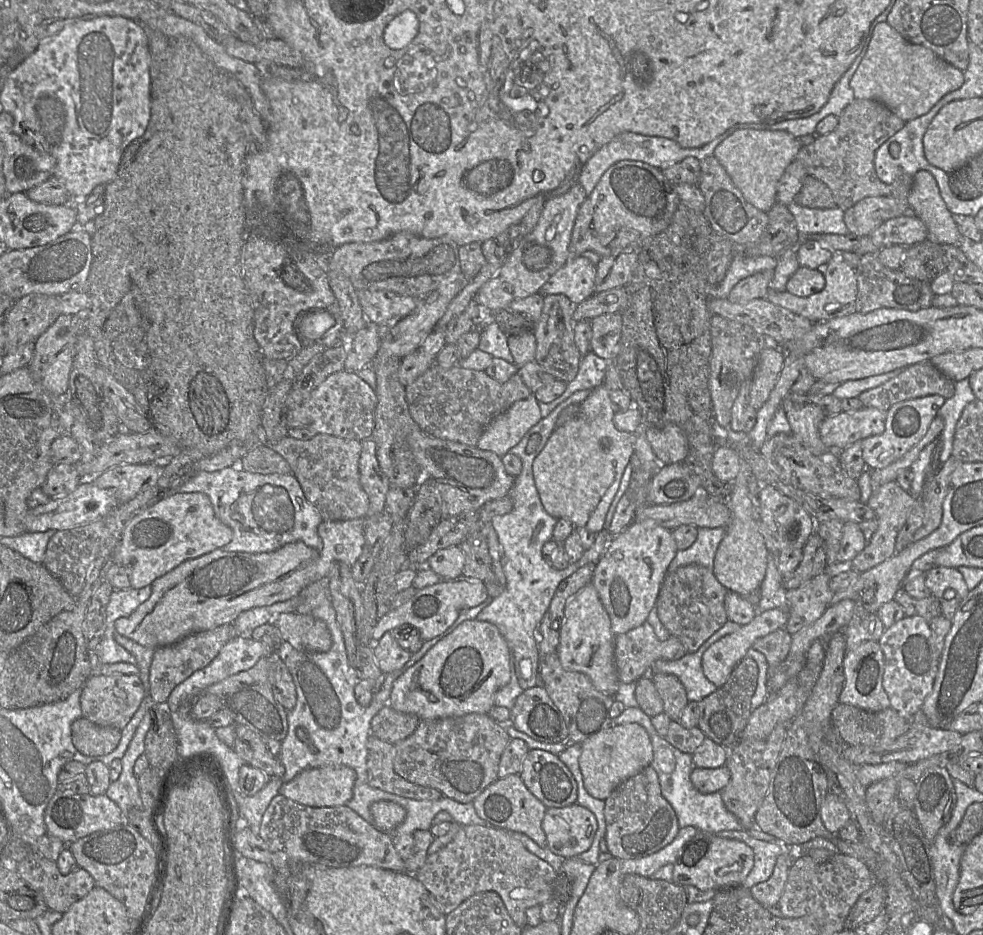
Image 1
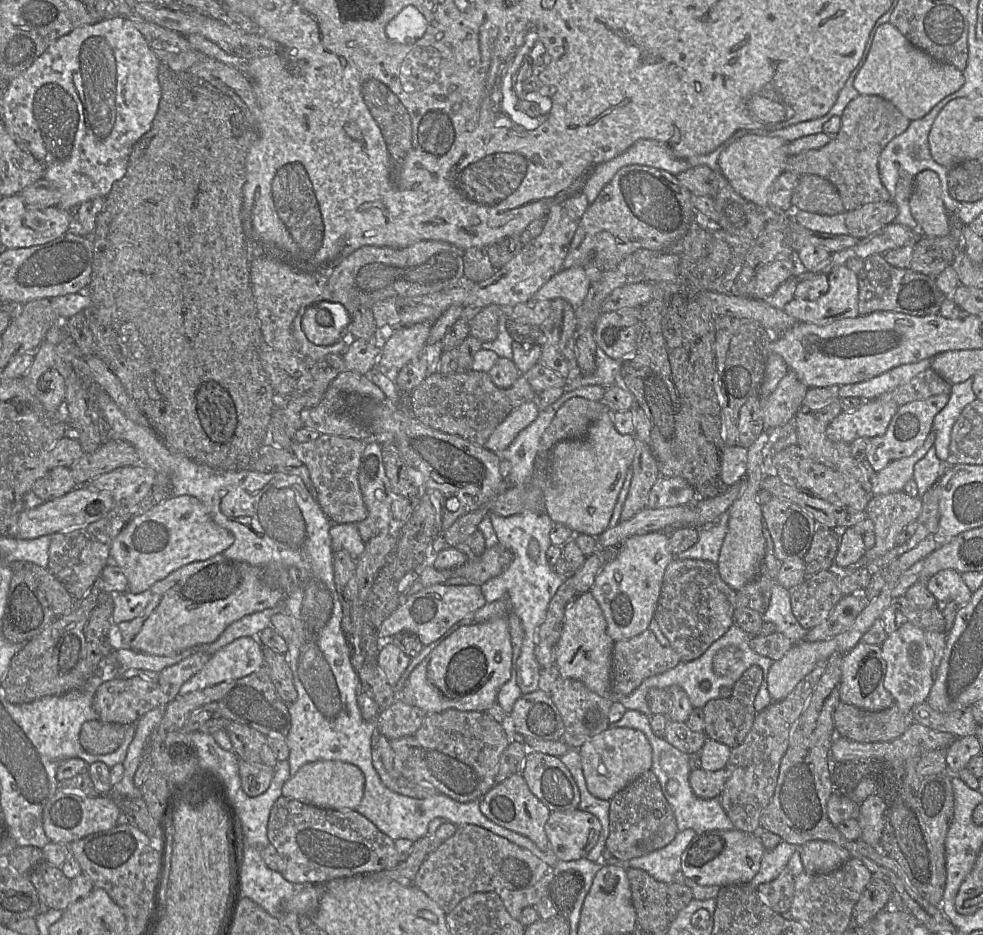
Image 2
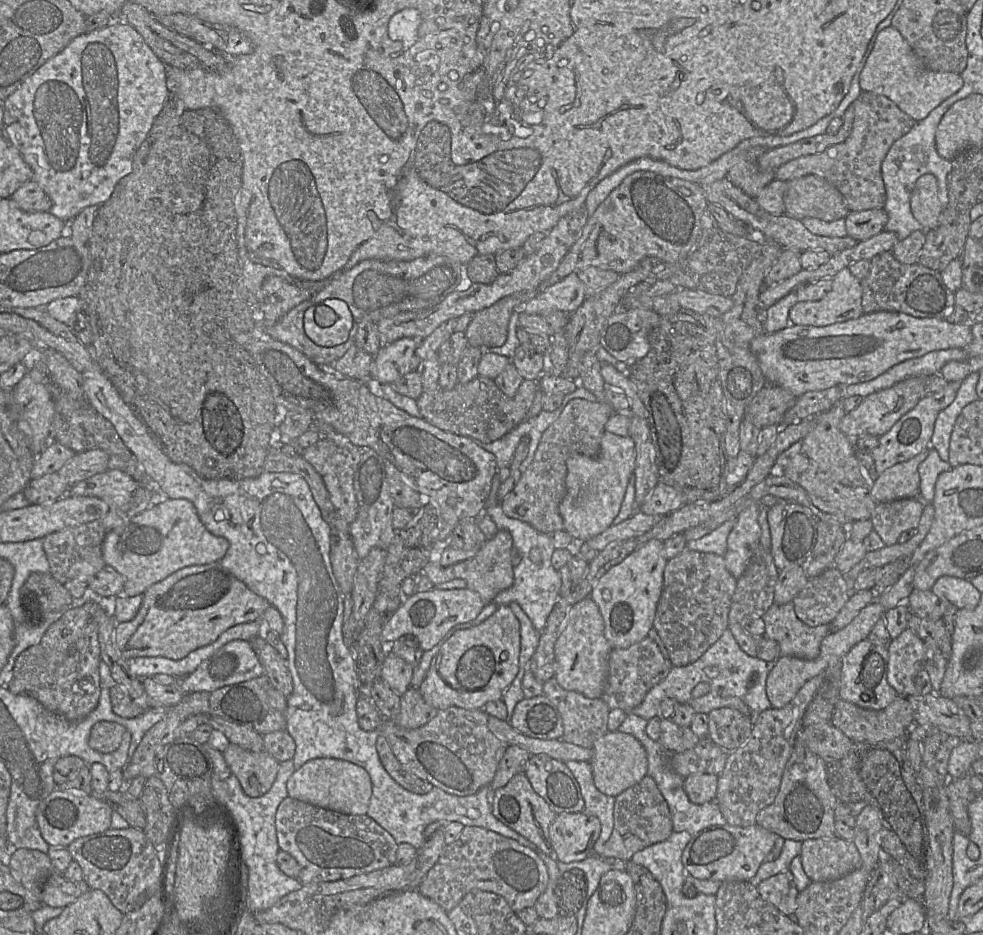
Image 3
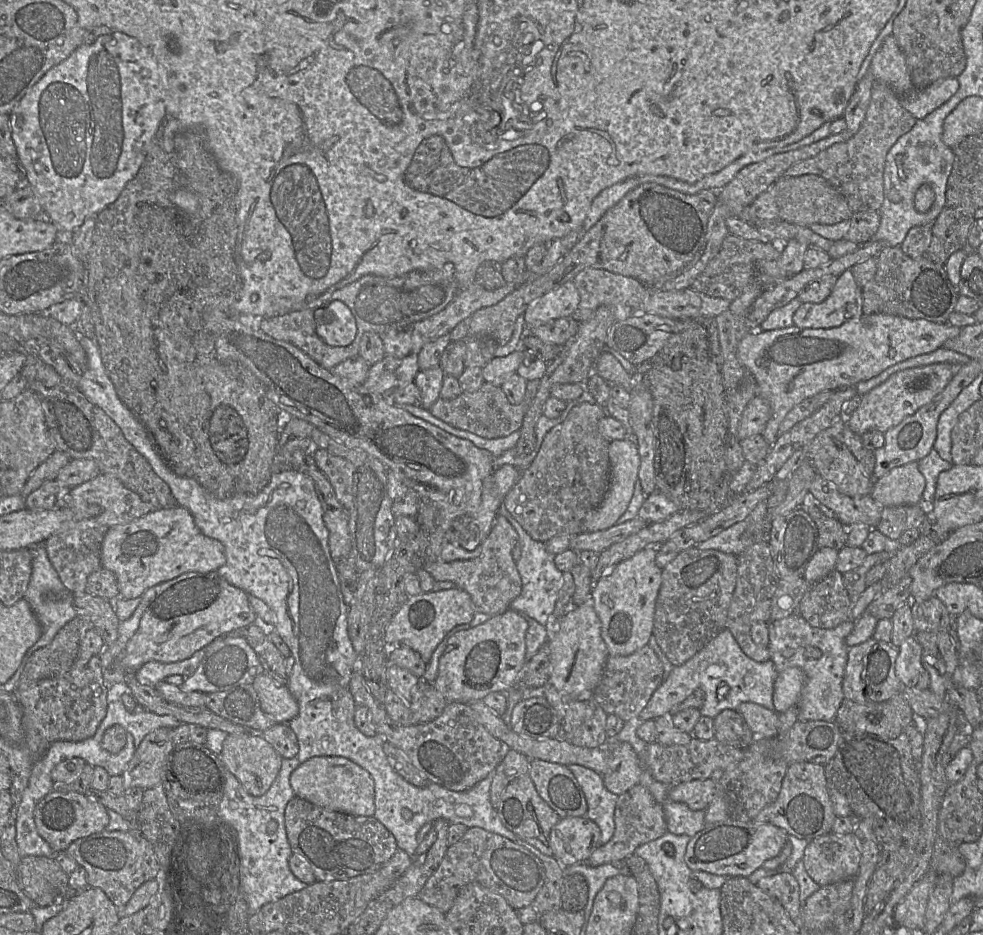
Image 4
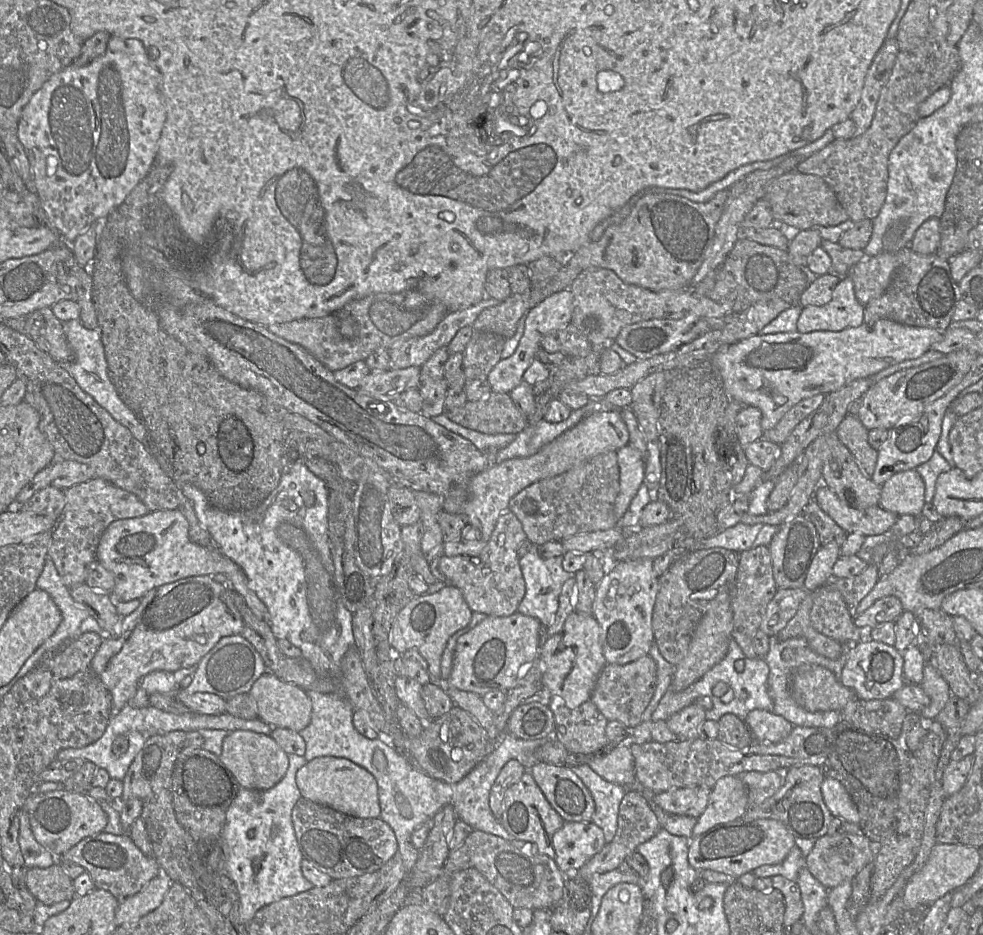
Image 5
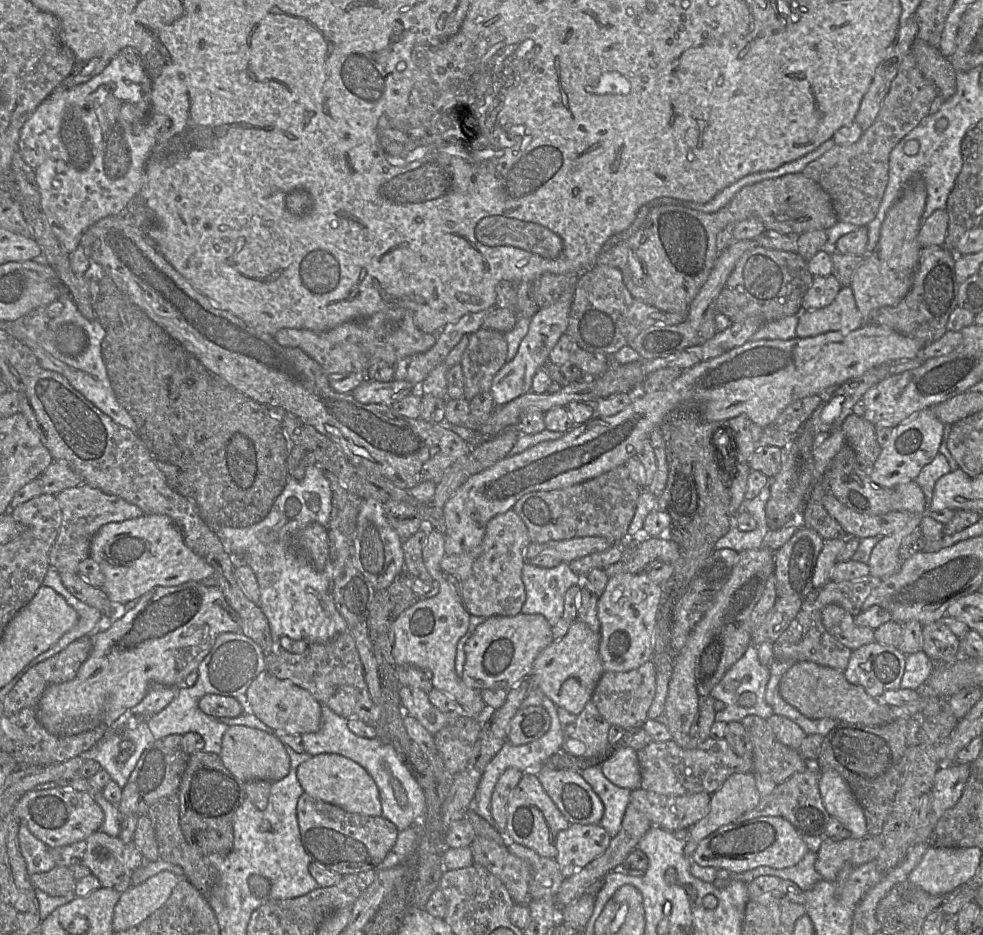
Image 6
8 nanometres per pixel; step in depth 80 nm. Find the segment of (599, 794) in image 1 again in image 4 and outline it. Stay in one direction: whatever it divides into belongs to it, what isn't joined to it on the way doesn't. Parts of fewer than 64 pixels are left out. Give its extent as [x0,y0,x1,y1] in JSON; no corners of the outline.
[601,739,644,795]

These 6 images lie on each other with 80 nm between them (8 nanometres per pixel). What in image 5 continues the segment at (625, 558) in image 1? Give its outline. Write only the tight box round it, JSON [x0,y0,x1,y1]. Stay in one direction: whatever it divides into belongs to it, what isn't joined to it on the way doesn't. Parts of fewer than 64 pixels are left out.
[592,559,659,664]

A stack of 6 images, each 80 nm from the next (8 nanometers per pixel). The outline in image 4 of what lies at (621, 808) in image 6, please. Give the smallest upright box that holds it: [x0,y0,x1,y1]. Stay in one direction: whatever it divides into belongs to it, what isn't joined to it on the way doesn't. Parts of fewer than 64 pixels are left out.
[568,765,617,846]

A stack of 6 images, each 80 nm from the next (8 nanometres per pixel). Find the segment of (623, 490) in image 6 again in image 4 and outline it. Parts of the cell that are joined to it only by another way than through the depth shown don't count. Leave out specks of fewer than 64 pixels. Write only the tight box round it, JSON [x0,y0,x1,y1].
[502,402,610,543]

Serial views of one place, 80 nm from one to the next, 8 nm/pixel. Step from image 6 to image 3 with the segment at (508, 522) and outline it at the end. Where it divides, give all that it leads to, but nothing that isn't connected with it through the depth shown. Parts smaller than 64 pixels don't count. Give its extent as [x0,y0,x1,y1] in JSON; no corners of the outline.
[422,530,514,604]

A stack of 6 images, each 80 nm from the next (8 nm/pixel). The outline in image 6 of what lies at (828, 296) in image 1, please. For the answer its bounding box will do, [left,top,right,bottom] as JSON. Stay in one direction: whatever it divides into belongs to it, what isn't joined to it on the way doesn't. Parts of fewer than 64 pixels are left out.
[796,286,864,337]

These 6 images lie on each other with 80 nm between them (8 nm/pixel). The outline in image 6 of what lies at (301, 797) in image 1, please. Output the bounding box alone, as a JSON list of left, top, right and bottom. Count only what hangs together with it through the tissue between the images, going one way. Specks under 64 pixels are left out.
[297,753,381,816]

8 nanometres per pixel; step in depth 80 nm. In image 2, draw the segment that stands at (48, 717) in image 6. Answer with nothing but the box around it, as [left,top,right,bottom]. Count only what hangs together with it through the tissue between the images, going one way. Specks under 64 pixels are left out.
[117,554,292,656]

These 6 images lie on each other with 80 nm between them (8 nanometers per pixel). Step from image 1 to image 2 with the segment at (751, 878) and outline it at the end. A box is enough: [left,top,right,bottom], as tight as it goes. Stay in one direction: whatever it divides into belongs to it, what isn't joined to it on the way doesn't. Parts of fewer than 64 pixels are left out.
[749,840,798,889]

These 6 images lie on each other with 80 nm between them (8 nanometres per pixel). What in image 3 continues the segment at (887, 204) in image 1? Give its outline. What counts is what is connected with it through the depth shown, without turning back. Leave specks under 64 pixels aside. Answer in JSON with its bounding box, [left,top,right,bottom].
[845,208,888,242]

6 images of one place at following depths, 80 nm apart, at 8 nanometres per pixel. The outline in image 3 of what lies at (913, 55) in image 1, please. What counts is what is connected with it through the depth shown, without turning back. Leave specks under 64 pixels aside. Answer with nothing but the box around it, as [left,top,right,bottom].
[859,26,963,122]

